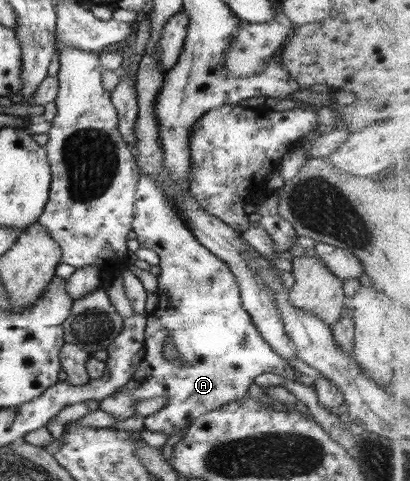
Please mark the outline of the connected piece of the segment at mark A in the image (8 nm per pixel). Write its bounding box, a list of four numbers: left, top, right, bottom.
[100,178,302,437]

